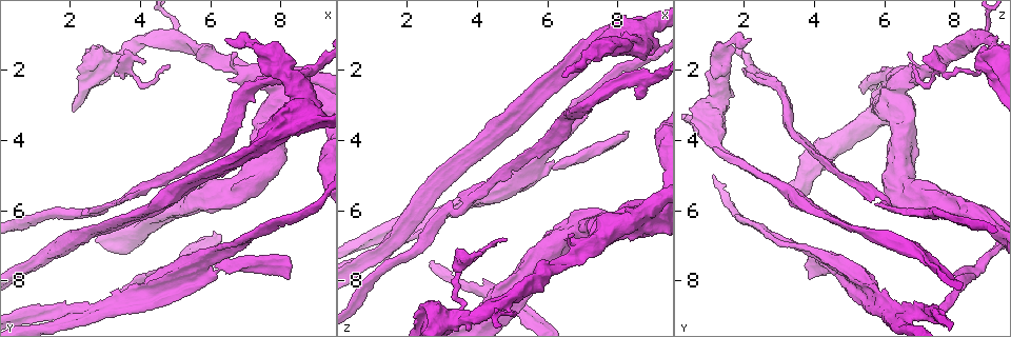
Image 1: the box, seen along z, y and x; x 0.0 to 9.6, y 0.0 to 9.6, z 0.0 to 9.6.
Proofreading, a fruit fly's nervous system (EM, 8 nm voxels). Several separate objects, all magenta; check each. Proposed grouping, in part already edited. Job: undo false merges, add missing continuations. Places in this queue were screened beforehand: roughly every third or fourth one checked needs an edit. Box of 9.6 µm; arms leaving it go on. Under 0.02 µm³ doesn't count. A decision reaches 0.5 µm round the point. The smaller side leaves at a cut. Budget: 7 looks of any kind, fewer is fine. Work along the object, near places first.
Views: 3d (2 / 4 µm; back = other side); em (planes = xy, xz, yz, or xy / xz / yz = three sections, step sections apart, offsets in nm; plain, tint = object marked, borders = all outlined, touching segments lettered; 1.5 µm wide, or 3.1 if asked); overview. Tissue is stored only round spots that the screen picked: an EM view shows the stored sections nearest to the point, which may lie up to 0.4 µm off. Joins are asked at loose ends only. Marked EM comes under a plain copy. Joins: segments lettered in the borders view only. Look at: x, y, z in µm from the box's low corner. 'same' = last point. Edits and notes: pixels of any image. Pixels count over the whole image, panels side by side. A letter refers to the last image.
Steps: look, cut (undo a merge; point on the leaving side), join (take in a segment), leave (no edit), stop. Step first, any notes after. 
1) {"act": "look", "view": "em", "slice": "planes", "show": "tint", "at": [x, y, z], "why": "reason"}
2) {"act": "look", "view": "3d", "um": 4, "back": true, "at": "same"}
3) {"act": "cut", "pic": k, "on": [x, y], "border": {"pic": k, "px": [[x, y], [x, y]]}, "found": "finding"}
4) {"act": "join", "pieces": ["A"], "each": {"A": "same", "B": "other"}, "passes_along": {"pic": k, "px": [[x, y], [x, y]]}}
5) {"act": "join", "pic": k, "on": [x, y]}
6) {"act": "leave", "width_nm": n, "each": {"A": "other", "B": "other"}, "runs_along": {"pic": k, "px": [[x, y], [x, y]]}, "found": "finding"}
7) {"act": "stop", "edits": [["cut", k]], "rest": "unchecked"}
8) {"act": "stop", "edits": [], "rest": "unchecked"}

{"act": "look", "view": "em", "slice": "planes", "show": "borders", "at": [2.05, 9.10, 6.55], "why": "three arms meet"}

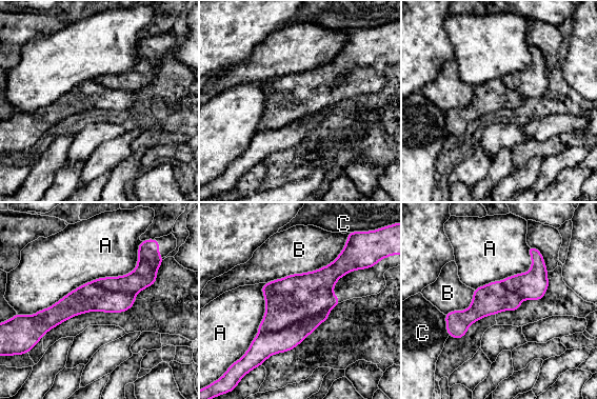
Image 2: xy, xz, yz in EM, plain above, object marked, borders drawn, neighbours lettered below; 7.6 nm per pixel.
{"act": "cut", "pic": 2, "on": [293, 298], "longest_contact_nm": ["A", 1050], "each": {"A": "other", "B": "other", "C": "other"}, "part_leaving": {"pic": 2, "px": [[133, 296], [77, 301], [37, 320]]}, "found": "two neurons meet here"}

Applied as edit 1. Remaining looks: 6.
{"act": "look", "view": "em", "slice": "xy", "step": 8, "show": "borders", "at": [4.75, 1.90, 6.85], "why": "thin end"}

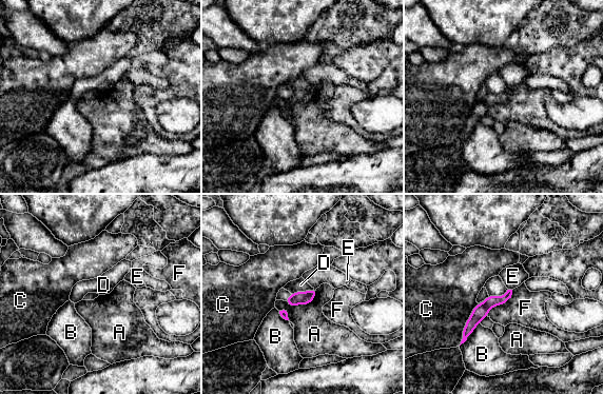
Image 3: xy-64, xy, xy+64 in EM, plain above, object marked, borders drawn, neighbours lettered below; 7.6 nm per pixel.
{"act": "leave", "each": {"A": "other", "B": "other", "C": "other", "D": "other", "E": "other", "F": "other"}, "border": {"pic": 3, "px": [[512, 290], [487, 315]]}, "found": "none of them fits"}

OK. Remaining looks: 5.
{"act": "look", "view": "em", "slice": "yz", "step": 8, "show": "tint", "at": [7.05, 1.20, 1.55], "why": "narrows sharply"}

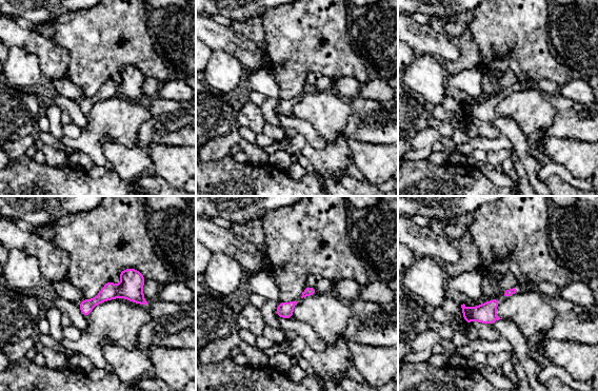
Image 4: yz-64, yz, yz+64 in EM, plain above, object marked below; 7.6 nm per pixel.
{"act": "look", "view": "em", "slice": "planes", "show": "tint", "at": "same"}

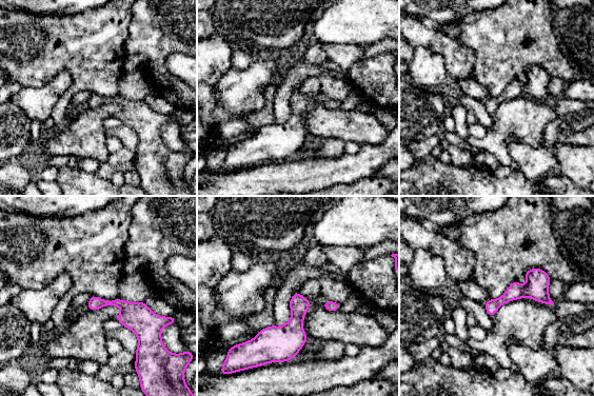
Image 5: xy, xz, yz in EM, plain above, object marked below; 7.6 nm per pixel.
{"act": "look", "view": "em", "slice": "planes", "show": "borders", "at": "same", "why": "what lies round it"}

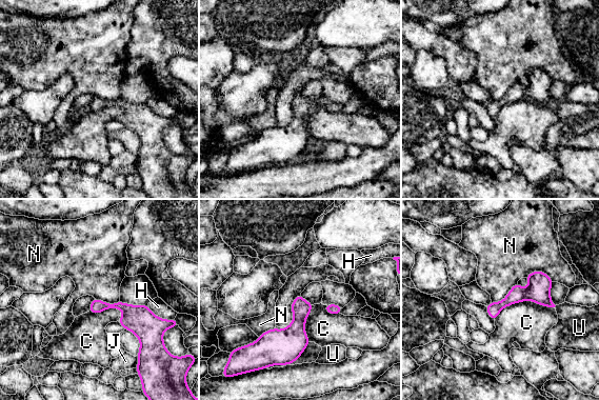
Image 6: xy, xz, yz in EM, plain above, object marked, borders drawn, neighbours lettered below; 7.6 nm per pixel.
{"act": "leave", "each": {"C": "other", "H": "other", "J": "other", "N": "other", "U": "other"}, "border": {"pic": 6, "px": [[524, 277], [542, 271], [554, 281]]}, "found": "all the same neuron"}

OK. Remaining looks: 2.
{"act": "stop", "edits": [["cut", 2]], "rest": "unchecked"}

